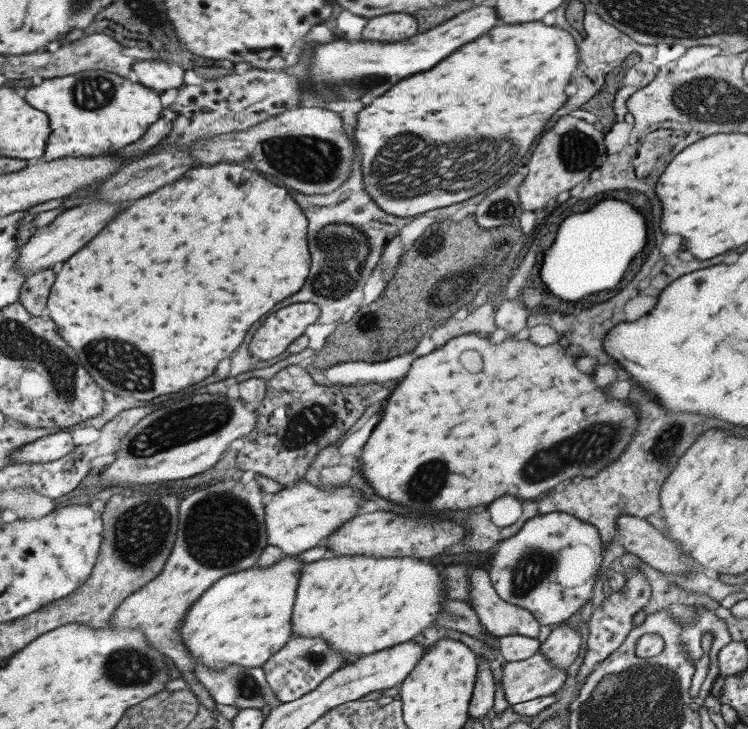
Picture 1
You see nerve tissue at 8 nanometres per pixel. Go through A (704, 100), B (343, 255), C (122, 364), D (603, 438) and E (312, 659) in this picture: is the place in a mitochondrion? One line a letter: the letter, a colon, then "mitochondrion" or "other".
A: mitochondrion
B: mitochondrion
C: mitochondrion
D: mitochondrion
E: mitochondrion

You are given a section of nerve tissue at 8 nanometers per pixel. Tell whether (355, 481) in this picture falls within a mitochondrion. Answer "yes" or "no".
no

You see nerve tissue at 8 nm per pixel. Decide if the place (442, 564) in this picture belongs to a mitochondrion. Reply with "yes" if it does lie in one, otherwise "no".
no

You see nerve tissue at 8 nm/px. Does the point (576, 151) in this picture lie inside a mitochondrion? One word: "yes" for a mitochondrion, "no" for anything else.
yes

